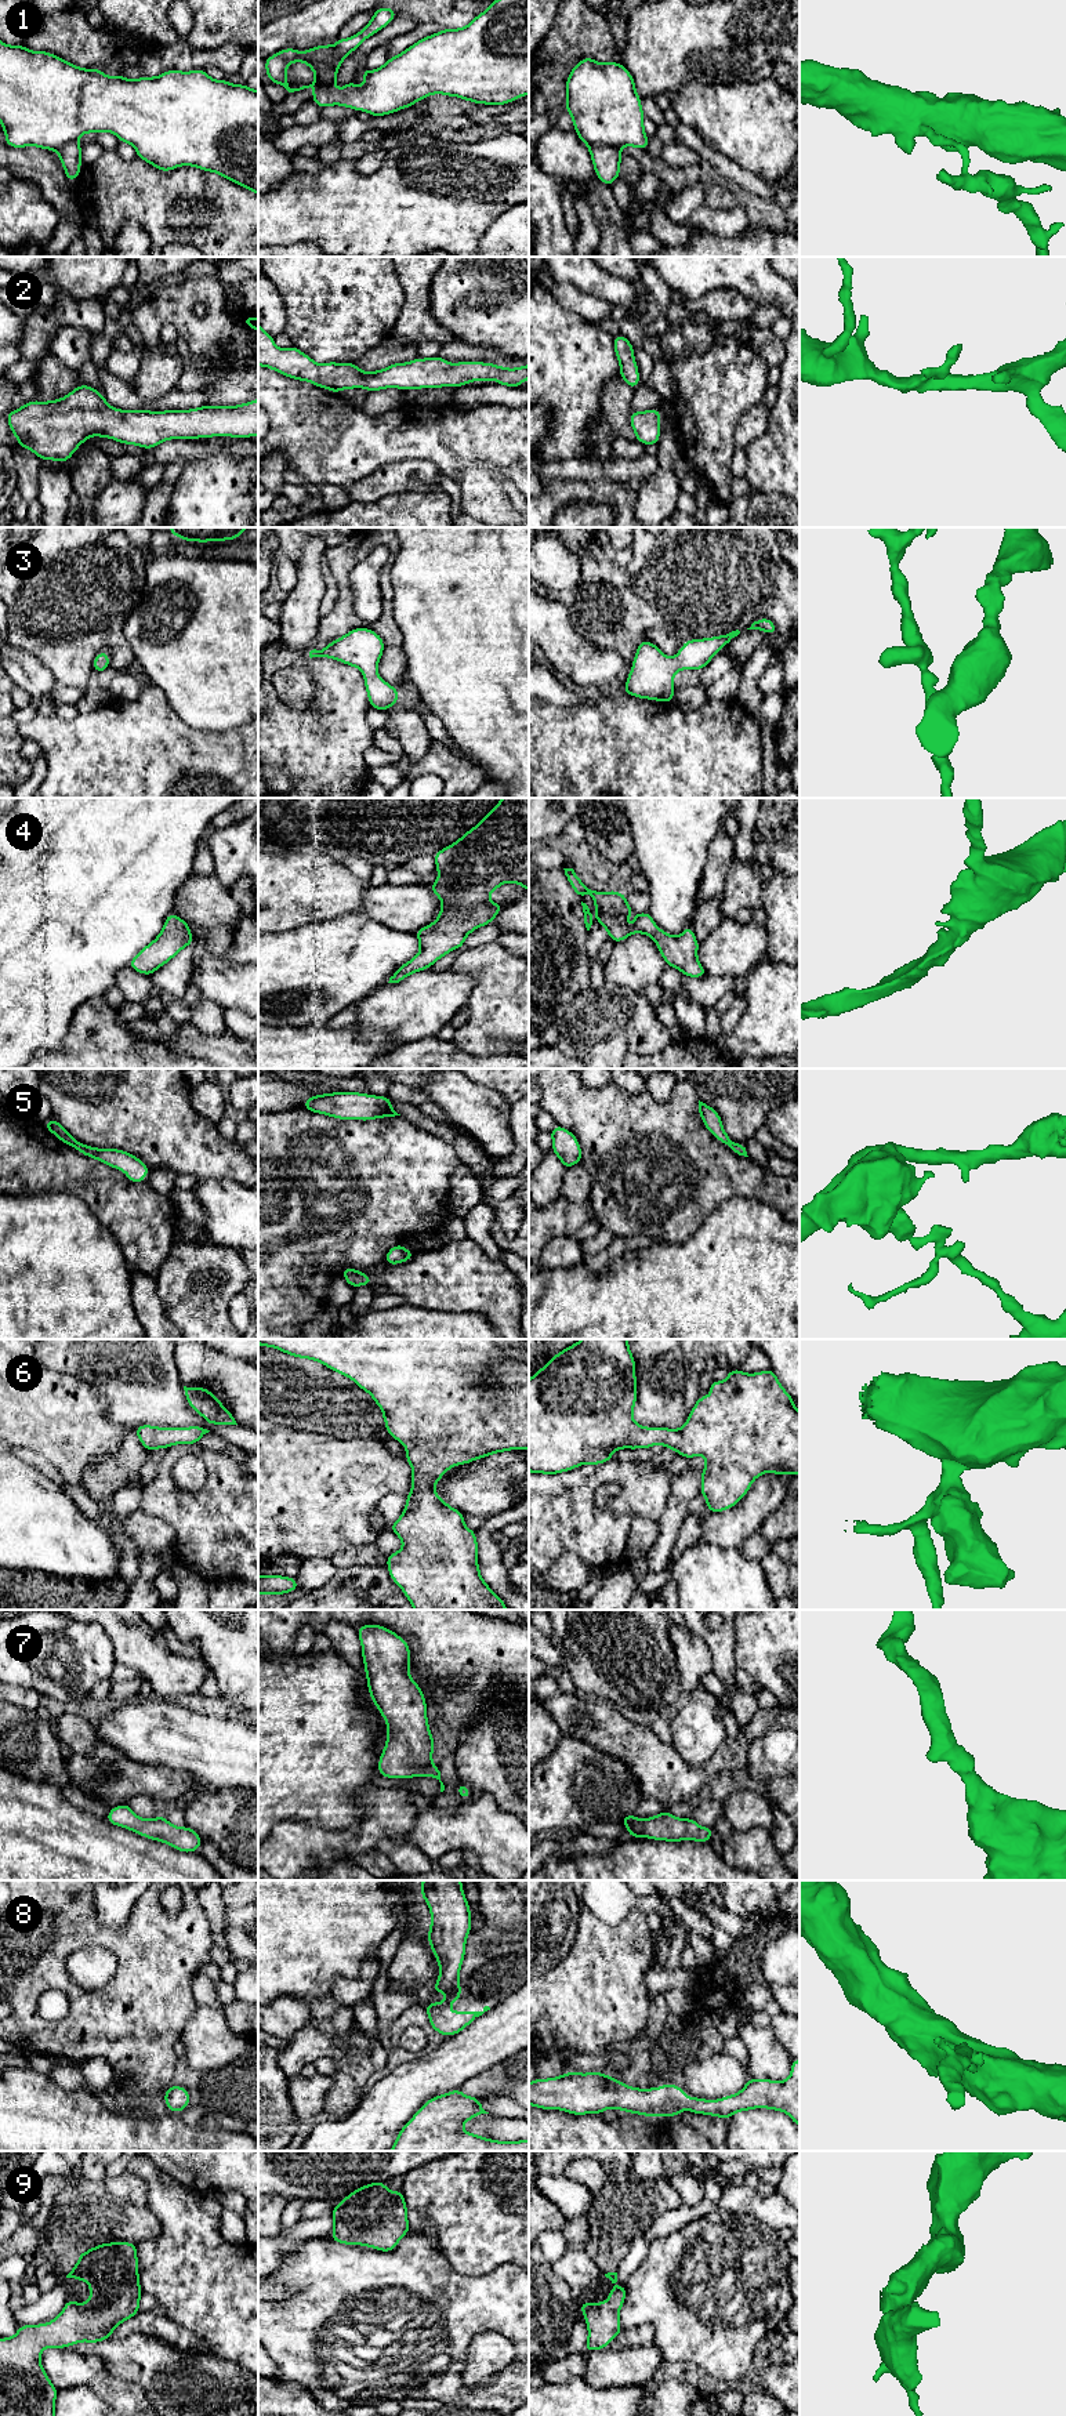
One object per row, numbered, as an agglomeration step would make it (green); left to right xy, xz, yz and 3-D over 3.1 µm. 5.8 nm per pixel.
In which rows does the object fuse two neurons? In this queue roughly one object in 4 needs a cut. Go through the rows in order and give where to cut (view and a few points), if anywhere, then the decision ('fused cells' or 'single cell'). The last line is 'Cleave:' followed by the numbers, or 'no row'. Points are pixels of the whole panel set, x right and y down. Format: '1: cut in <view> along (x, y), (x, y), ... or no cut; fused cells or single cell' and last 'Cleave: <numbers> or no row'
1: cut in yz along (586, 142), (617, 147); fused cells
2: no cut; single cell
3: no cut; single cell
4: no cut; single cell
5: cut in xy along (78, 1142), (75, 1147); fused cells
6: no cut; single cell
7: no cut; single cell
8: no cut; single cell
9: no cut; single cell
Cleave: 1, 5

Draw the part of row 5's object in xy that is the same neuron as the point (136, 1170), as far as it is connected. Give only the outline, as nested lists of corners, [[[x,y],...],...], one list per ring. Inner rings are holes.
[[[77,1143],[75,1147],[79,1153],[95,1158],[97,1161],[105,1162],[115,1169],[123,1171],[127,1173],[127,1178],[133,1183],[142,1183],[149,1167],[144,1164],[134,1154],[130,1154],[117,1149],[97,1149],[83,1143]]]

